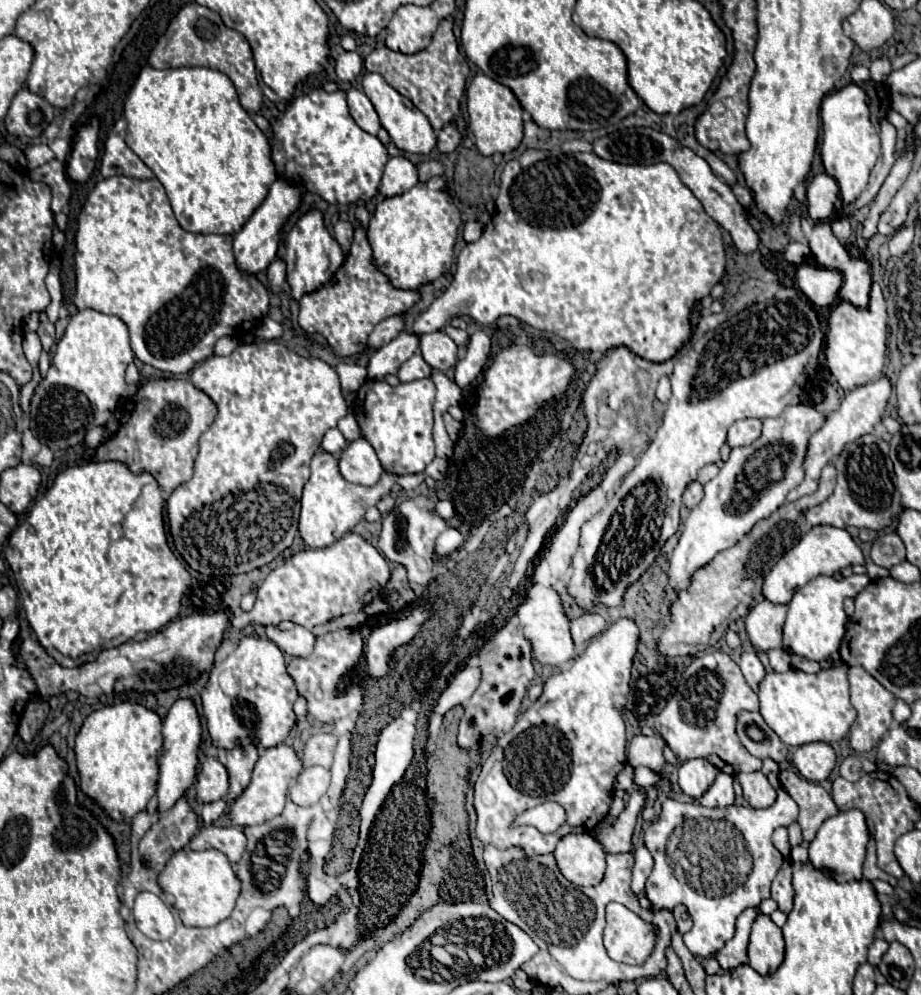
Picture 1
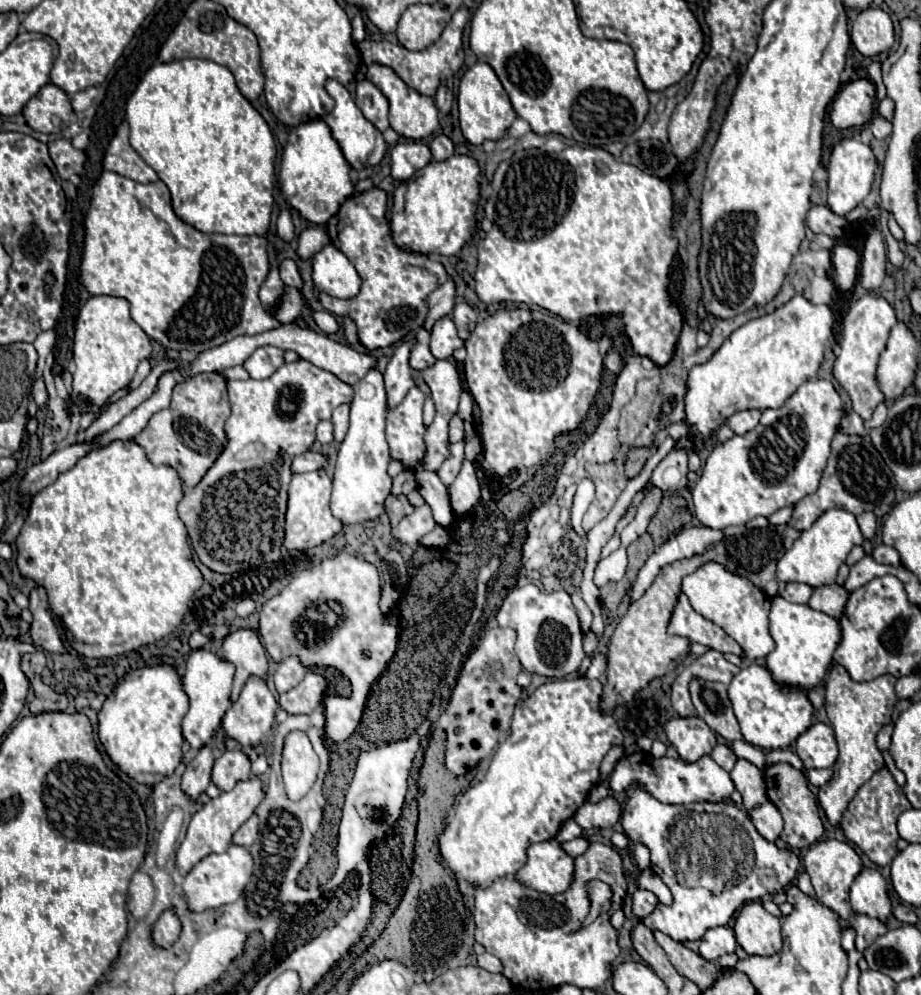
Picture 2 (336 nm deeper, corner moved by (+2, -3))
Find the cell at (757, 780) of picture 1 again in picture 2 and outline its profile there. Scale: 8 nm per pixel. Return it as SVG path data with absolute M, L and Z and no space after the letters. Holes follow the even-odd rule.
M743 758L737 760L733 768L733 784L743 796L745 810L753 810L755 806L767 800L763 772L757 770L757 766L753 766L749 760L743 760Z

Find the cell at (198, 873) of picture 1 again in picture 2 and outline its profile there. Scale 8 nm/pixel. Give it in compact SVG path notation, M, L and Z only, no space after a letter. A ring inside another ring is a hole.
M231 844L229 852L205 856L183 878L183 890L185 890L185 898L189 902L189 910L203 912L203 910L211 910L211 908L219 908L219 906L235 902L241 896L247 882L251 880L251 876L253 876L253 856L245 846Z

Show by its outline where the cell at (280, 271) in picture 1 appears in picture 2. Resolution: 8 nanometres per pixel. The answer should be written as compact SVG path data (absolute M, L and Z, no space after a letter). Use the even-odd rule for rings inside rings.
M283 206L279 210L279 218L277 218L277 234L289 242L293 238L293 222L291 222L291 214L289 214L289 208Z

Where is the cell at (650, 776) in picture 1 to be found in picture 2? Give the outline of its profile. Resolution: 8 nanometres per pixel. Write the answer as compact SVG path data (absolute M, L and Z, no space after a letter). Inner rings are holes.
M635 752L623 756L609 780L613 792L627 790L633 782L637 782L643 790L649 790L653 798L665 804L691 804L691 802L723 802L735 790L729 774L711 760L711 756L699 758L697 762L681 762L681 758L653 758L649 752Z

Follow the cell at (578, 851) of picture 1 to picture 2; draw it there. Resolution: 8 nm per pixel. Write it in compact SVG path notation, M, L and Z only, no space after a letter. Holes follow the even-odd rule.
M557 840L537 842L527 850L527 862L515 878L523 886L543 894L565 892L573 878L573 858L561 850Z

